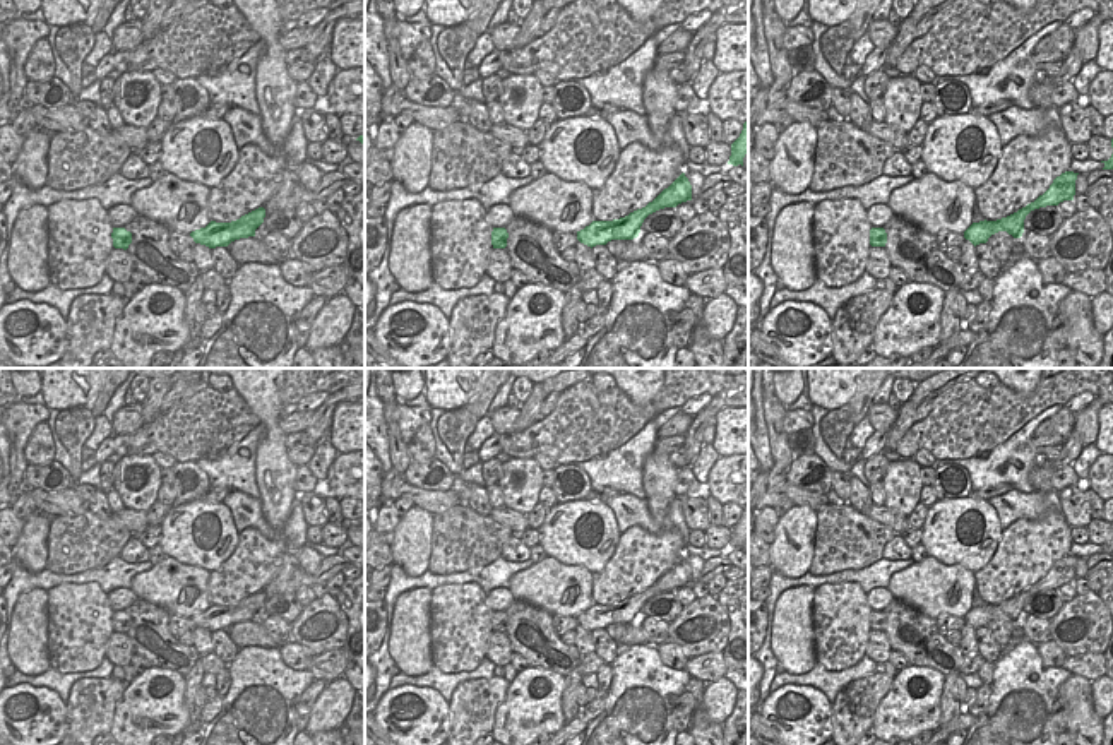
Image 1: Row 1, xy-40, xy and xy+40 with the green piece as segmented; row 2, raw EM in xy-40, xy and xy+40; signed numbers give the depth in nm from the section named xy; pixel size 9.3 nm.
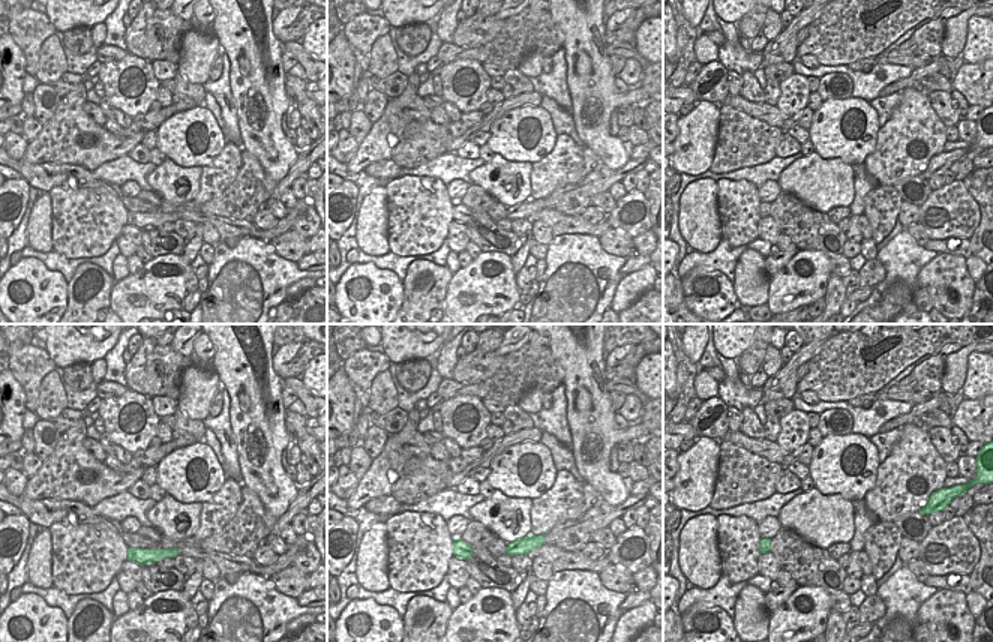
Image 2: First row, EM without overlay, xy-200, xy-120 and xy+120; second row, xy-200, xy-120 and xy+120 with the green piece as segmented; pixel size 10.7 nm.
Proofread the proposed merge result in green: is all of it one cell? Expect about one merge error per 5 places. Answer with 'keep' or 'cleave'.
keep

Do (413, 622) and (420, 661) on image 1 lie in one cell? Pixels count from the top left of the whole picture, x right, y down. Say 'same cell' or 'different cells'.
same cell

